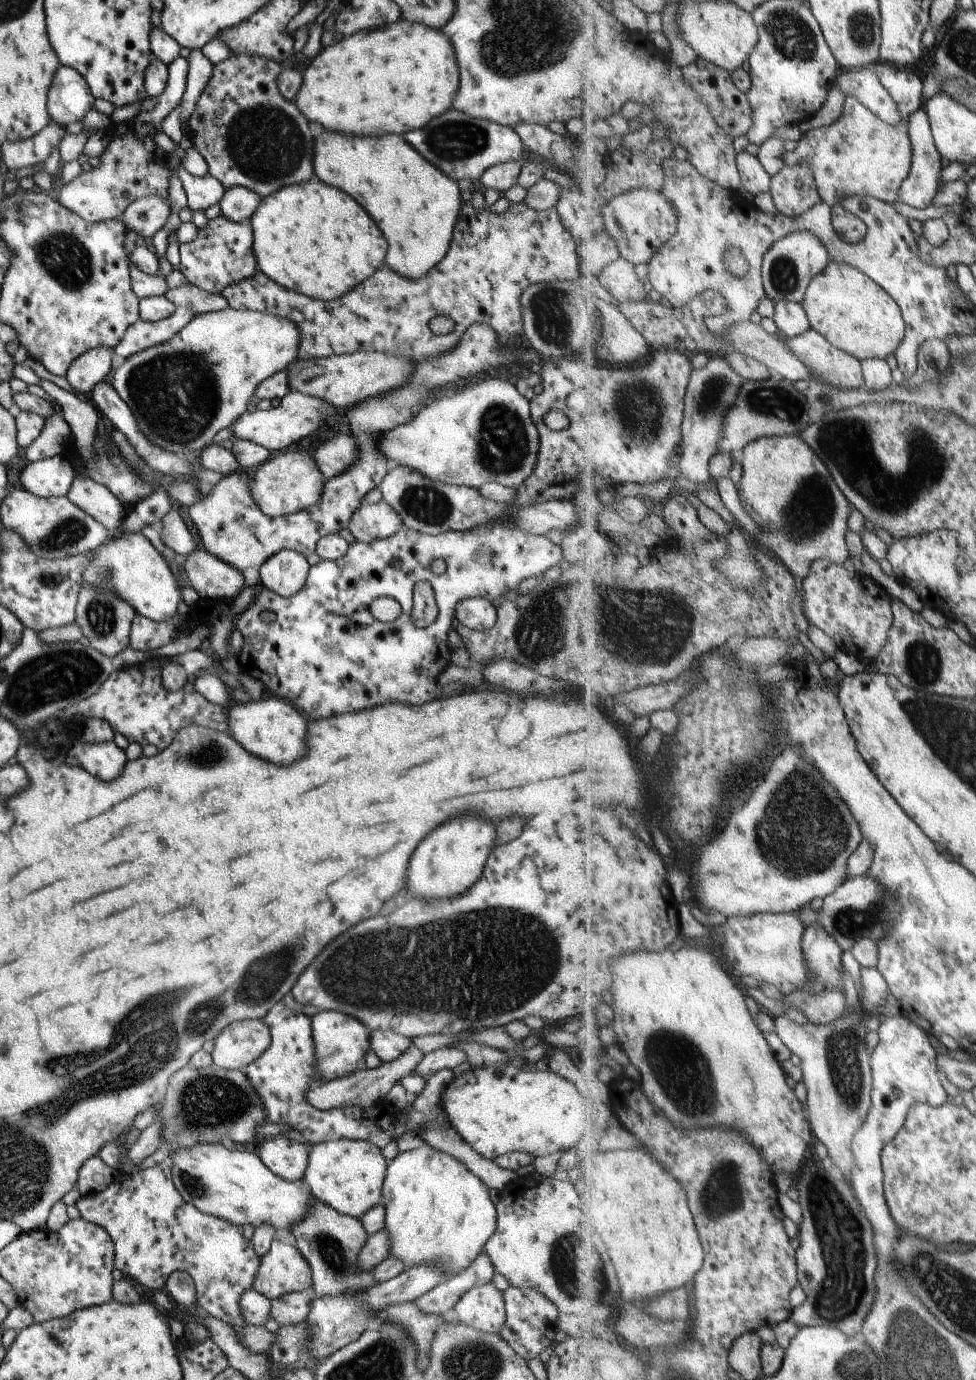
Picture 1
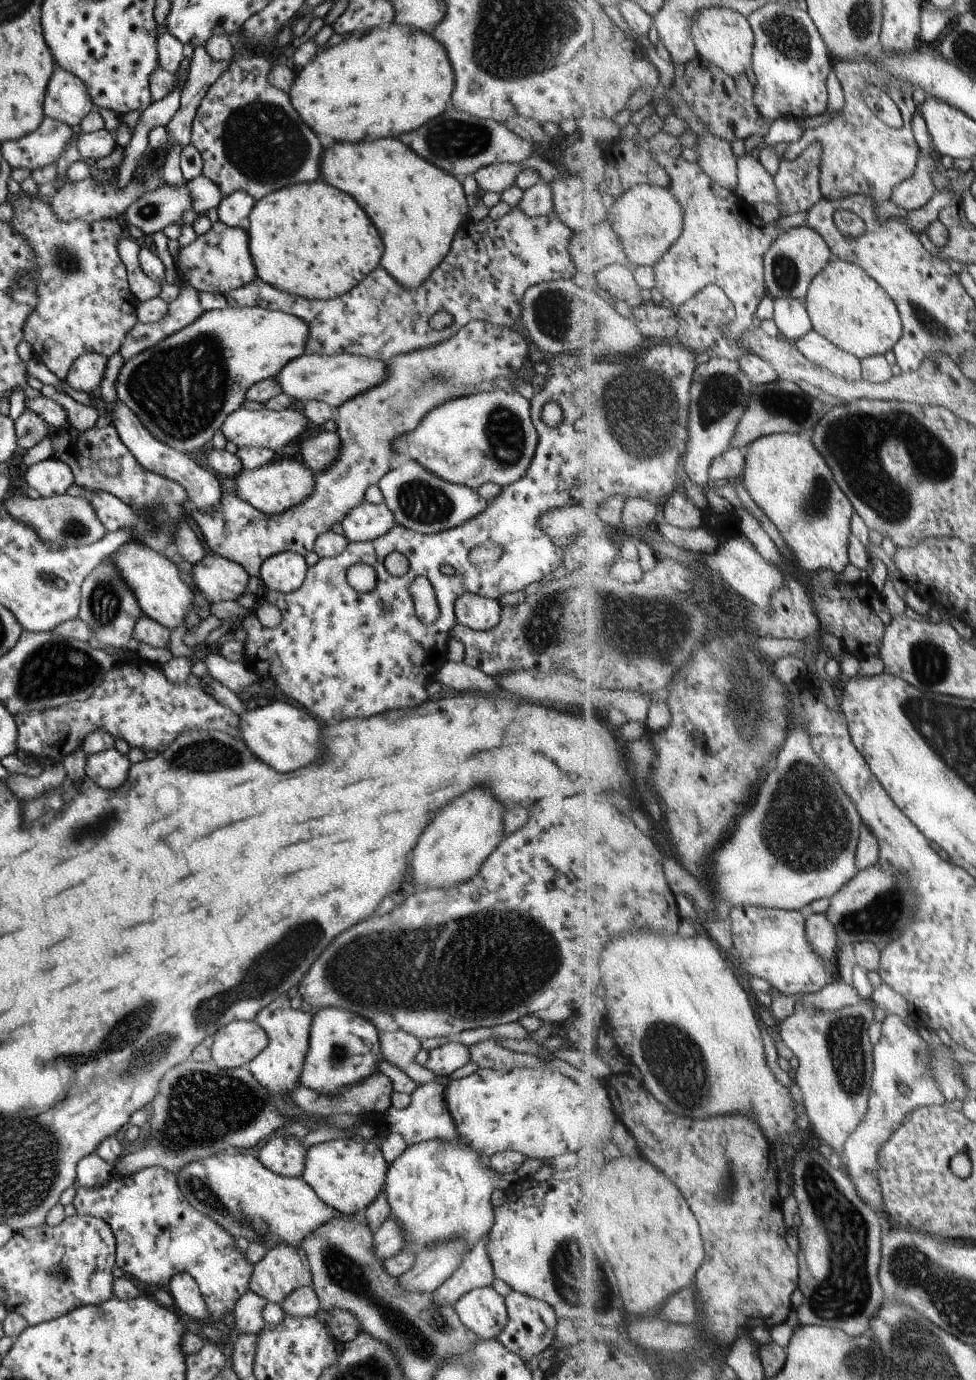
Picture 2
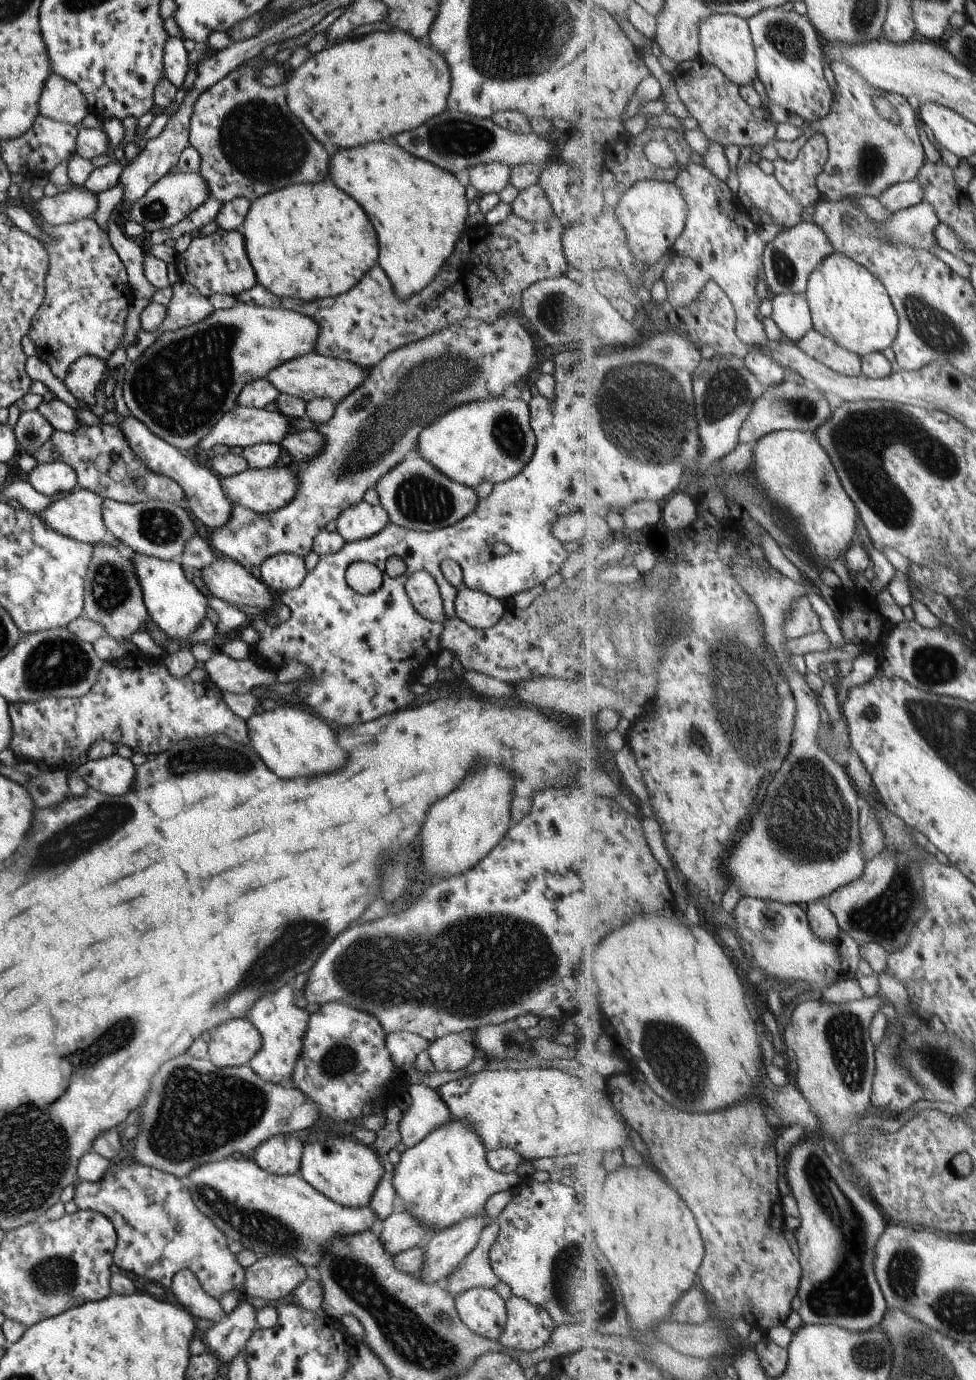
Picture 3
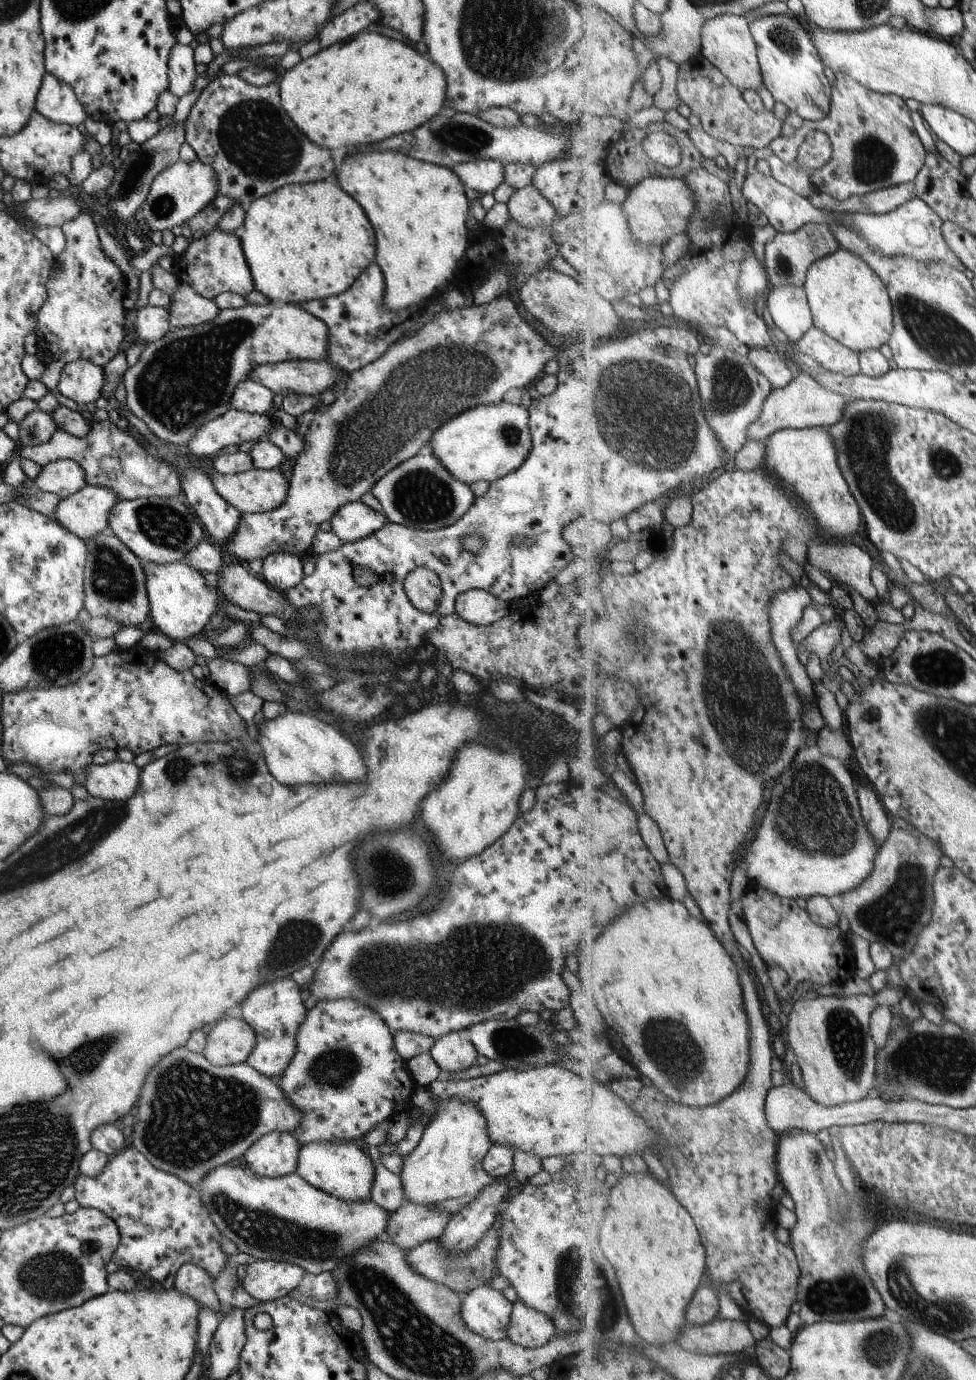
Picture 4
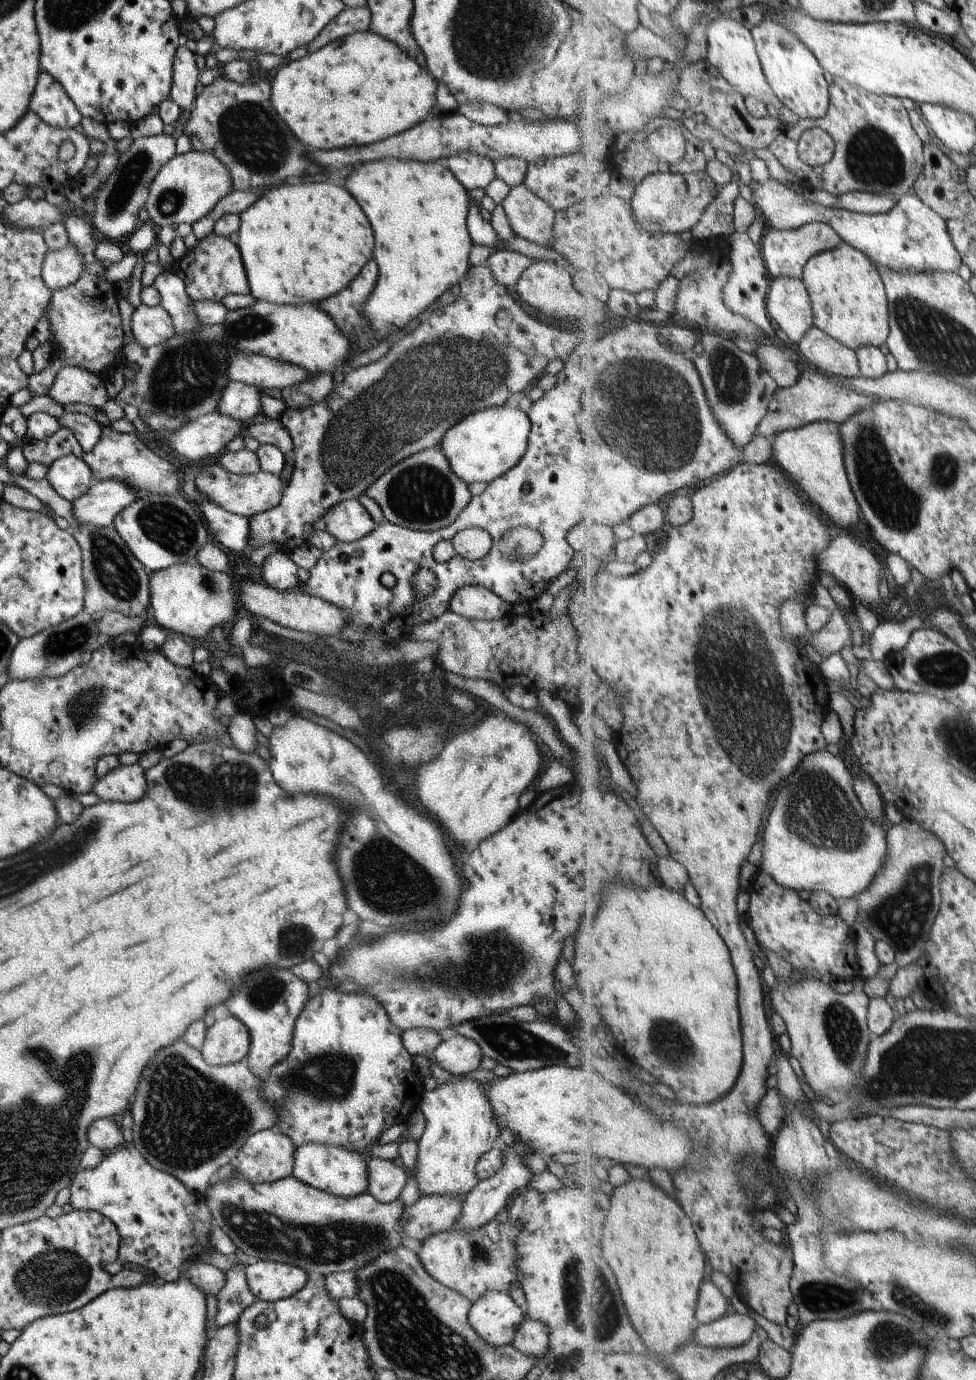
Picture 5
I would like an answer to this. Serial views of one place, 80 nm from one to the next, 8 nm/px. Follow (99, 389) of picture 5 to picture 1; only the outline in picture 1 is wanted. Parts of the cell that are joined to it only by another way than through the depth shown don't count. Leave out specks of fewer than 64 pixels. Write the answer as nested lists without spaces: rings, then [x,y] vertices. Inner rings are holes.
[[[99,346],[87,350],[71,362],[65,378],[74,393],[89,394],[111,370],[111,353],[113,349]]]

